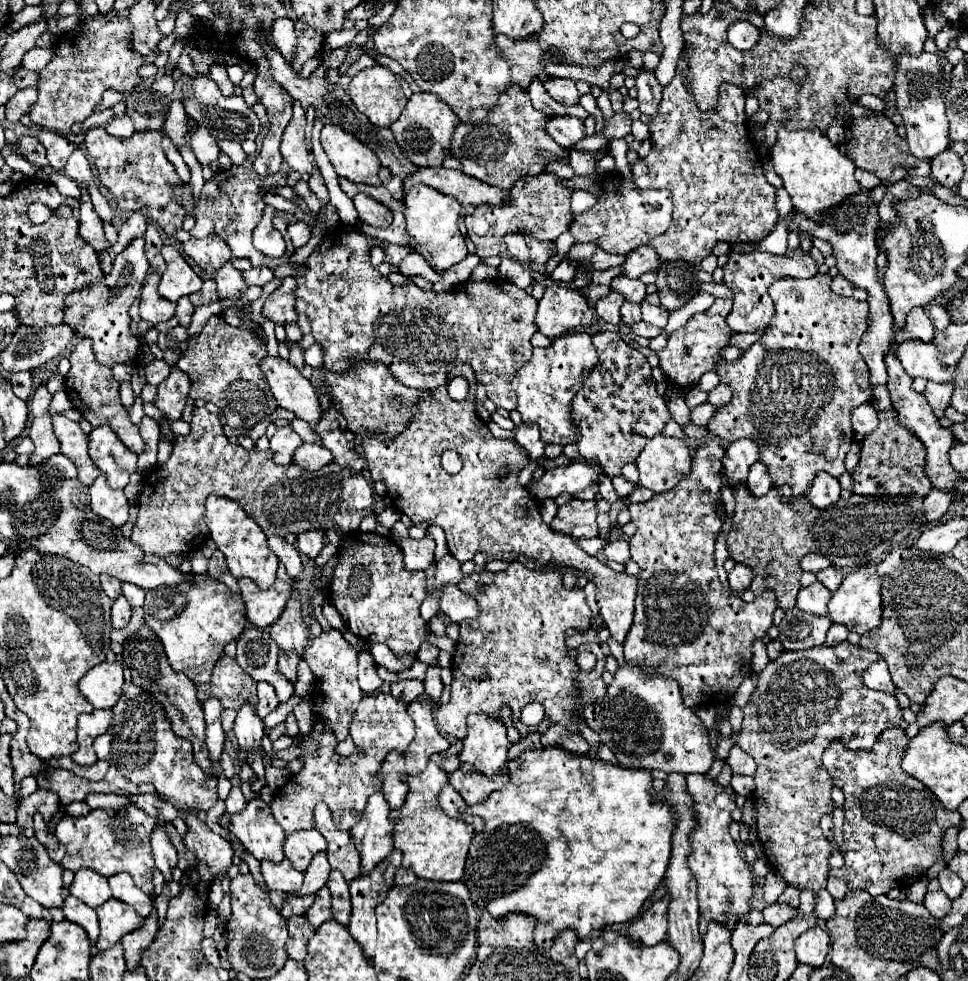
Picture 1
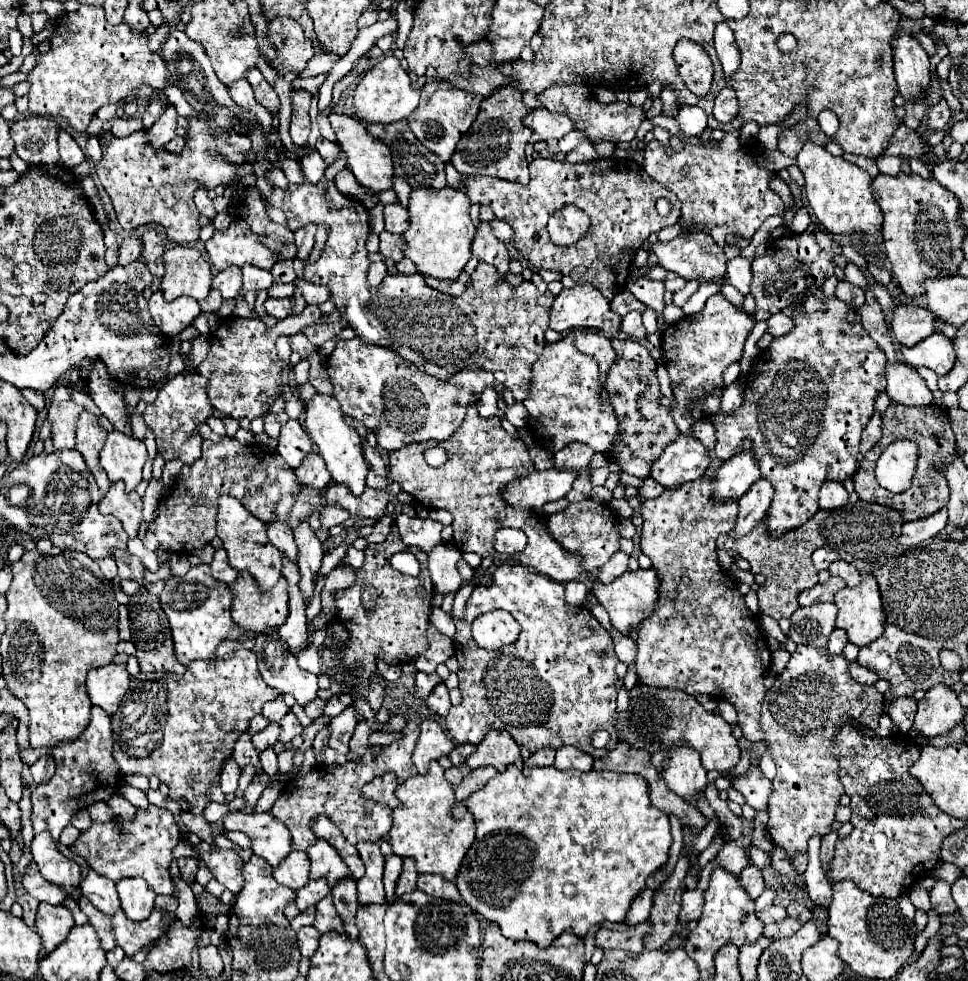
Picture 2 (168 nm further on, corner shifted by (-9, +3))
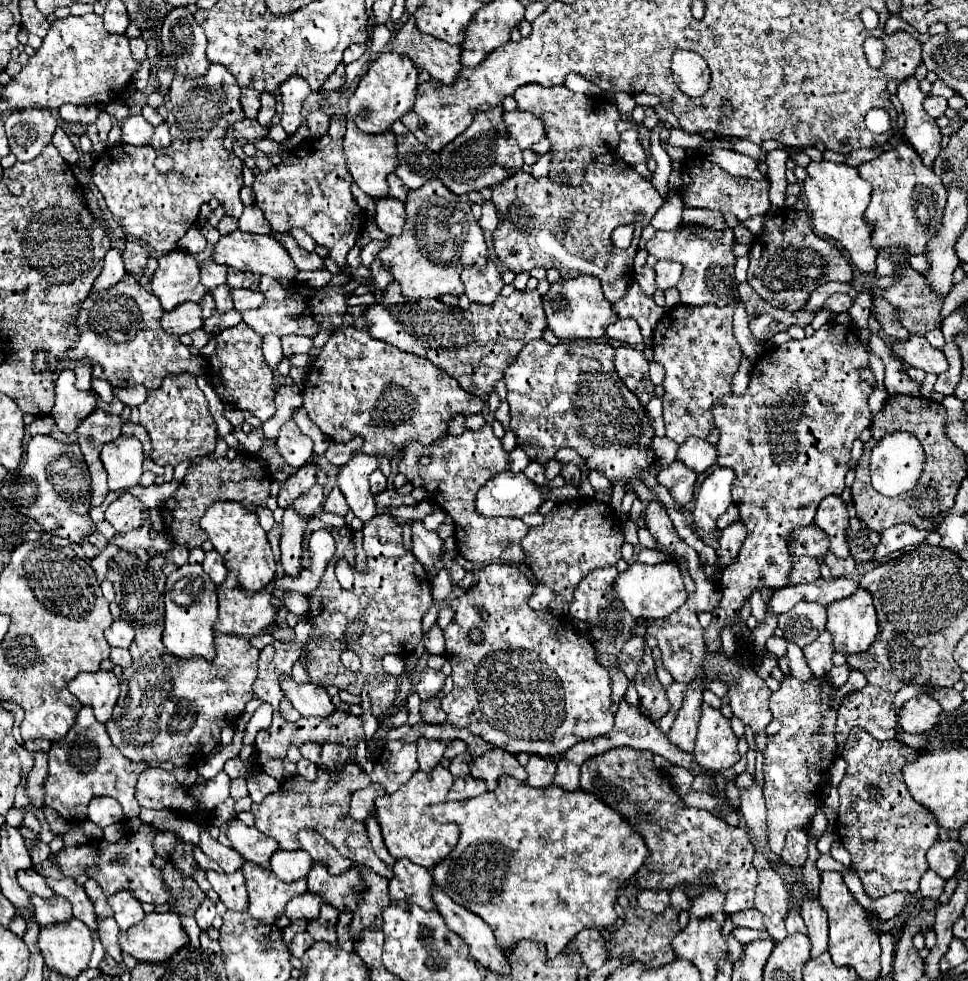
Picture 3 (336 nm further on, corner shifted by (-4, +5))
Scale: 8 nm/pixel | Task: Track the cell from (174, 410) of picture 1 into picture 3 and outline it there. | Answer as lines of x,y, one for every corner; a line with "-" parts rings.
182,372
182,374
168,374
158,390
148,392
148,400
138,406
140,410
140,424
148,430
152,440
152,460
158,466
178,466
184,460
192,460
200,454
214,452
218,432
216,422
208,410
208,402
204,392
196,384
196,376

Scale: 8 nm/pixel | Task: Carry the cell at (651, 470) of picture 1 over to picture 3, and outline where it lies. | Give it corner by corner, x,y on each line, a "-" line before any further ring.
688,438
684,444
680,444
676,460
694,472
704,472
716,464
716,448
706,440

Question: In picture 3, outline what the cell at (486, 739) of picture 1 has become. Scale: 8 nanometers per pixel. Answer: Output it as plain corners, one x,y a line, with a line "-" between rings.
500,748
488,750
488,752
480,754
480,756
472,756
470,774
474,778
486,780
488,790
496,788
496,782
498,782
498,778
502,774
514,776
514,778
518,778
522,782
526,780
526,770
520,766
520,762
516,760
516,756
512,756
510,752
500,750

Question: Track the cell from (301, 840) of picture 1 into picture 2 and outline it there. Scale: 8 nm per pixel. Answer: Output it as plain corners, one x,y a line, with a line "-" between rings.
317,840
307,850
307,854
311,858
311,878
313,880
325,878
329,882
329,888
333,888
333,884
337,884
337,880
353,878
349,874
349,868
345,868
345,862
341,860
337,850
329,842

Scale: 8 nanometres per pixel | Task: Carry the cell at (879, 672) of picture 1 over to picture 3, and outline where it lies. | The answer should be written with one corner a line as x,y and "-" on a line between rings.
844,664
844,666
840,666
840,668
832,668
832,670
828,672
828,678
830,678
830,682
834,682
834,686
840,686
840,684
844,684
844,682
848,680
850,672
852,672
852,668
850,668
848,664

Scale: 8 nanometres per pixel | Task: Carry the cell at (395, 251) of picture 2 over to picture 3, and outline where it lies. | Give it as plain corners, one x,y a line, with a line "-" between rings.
372,240
368,246
364,246
362,248
362,266
366,266
366,268
370,268
370,264
374,262
374,258
378,256
378,252
382,250
382,248
386,248
386,242
376,242
376,240

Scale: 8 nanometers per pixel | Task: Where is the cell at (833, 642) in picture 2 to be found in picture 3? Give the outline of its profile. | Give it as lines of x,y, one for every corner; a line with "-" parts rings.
822,632
812,644
808,644
804,648
806,662
812,670
812,674
816,674
816,676
826,676
830,672
832,654
834,654
834,646
832,646
832,636
828,632

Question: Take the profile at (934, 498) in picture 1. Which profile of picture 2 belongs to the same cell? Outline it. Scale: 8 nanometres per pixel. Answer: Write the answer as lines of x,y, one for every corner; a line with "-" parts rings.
947,508
935,512
933,516
927,516
923,520
905,522
901,528
899,544
903,546
921,546
925,540
935,538
941,534
941,530
947,526

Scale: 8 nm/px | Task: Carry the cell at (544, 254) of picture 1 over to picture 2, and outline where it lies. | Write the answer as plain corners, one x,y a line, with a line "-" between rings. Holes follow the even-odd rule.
537,158
529,170
531,182
527,186
489,176
465,176
467,196
471,204
487,204
497,218
511,224
513,246
531,268
557,270
563,276
571,276
577,284
589,282
609,300
625,288
635,252
641,244
651,234
661,232
681,218
681,202
677,202
677,196
657,180
649,178
635,160
597,158
583,164
567,164
555,158
-
659,198
667,198
673,206
665,218
659,216
655,208
-
567,204
583,210
591,218
591,228
585,238
573,246
555,246
547,234
547,220

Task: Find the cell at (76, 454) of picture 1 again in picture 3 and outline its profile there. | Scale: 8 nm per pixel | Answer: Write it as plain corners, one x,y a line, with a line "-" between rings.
96,408
76,428
78,446
84,454
84,460
88,464
90,476
92,476
92,490
90,490
92,506
100,506
108,494
106,474
104,474
104,466
100,462
100,450
106,442
116,440
116,436
120,436
120,426
122,426
120,416
106,416
102,410

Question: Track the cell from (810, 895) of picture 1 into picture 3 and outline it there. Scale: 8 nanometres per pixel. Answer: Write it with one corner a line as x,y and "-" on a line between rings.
734,928
732,934
742,942
742,944
748,944
748,942
754,942
756,938
770,938
768,930
750,930
750,928

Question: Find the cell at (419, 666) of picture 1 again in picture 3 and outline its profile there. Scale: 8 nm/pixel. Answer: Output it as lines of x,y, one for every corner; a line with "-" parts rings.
434,624
426,634
424,634
424,648
432,656
442,656
444,654
444,634
438,624

